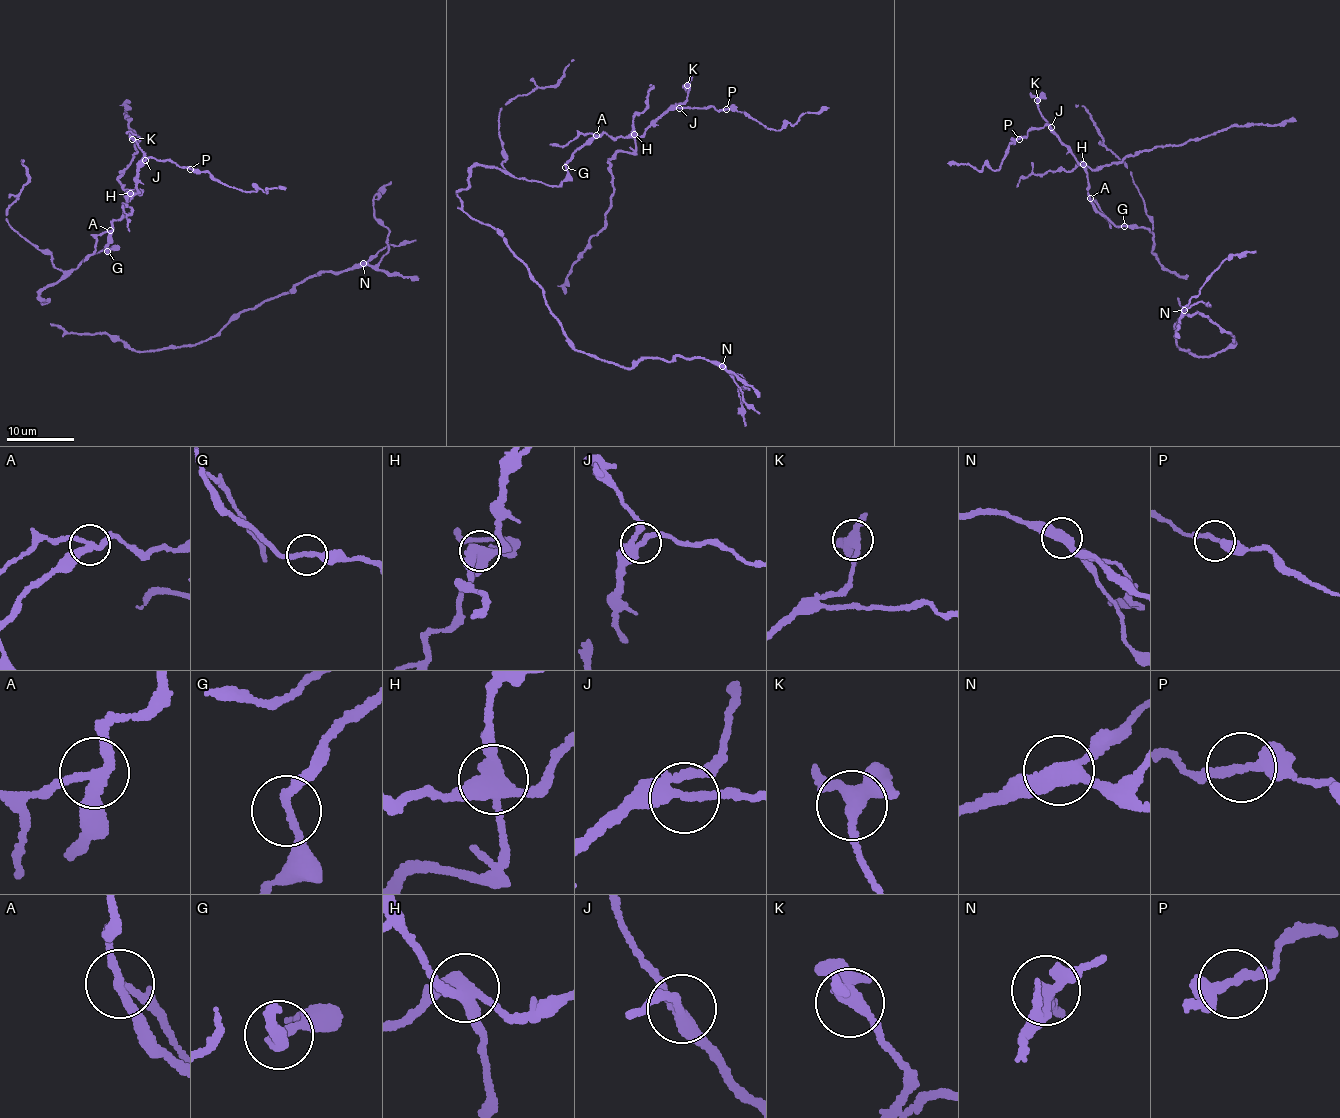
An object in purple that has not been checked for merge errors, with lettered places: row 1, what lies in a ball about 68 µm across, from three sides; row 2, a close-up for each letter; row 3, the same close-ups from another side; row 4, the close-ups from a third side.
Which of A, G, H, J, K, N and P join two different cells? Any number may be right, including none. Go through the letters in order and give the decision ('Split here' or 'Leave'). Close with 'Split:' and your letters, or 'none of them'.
A: Split here
G: Leave
H: Split here
J: Leave
K: Leave
N: Leave
P: Leave
Split: A, H

